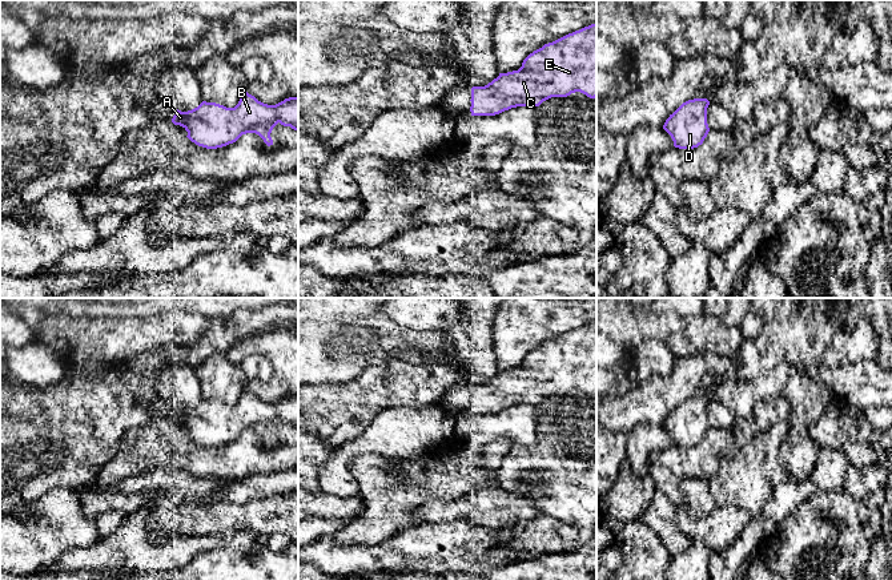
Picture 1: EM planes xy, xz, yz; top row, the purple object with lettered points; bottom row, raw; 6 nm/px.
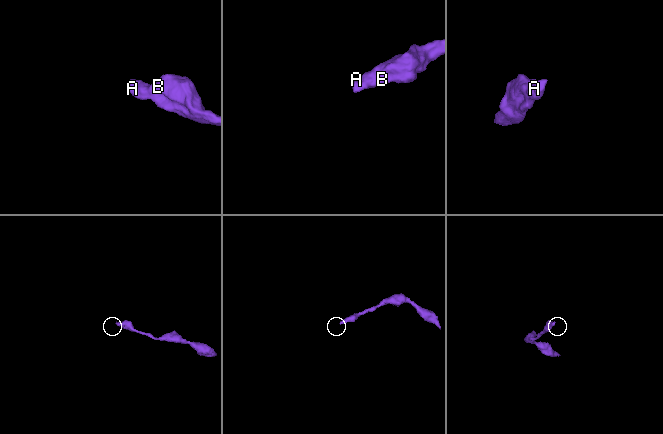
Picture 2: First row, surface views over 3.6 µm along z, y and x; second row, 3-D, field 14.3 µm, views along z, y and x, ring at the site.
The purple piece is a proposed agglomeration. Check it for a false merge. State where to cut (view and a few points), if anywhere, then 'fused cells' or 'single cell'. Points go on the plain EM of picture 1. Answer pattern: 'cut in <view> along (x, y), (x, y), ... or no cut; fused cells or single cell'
no cut; single cell

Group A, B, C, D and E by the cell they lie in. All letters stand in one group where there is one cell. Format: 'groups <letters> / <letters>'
groups A B C D E

